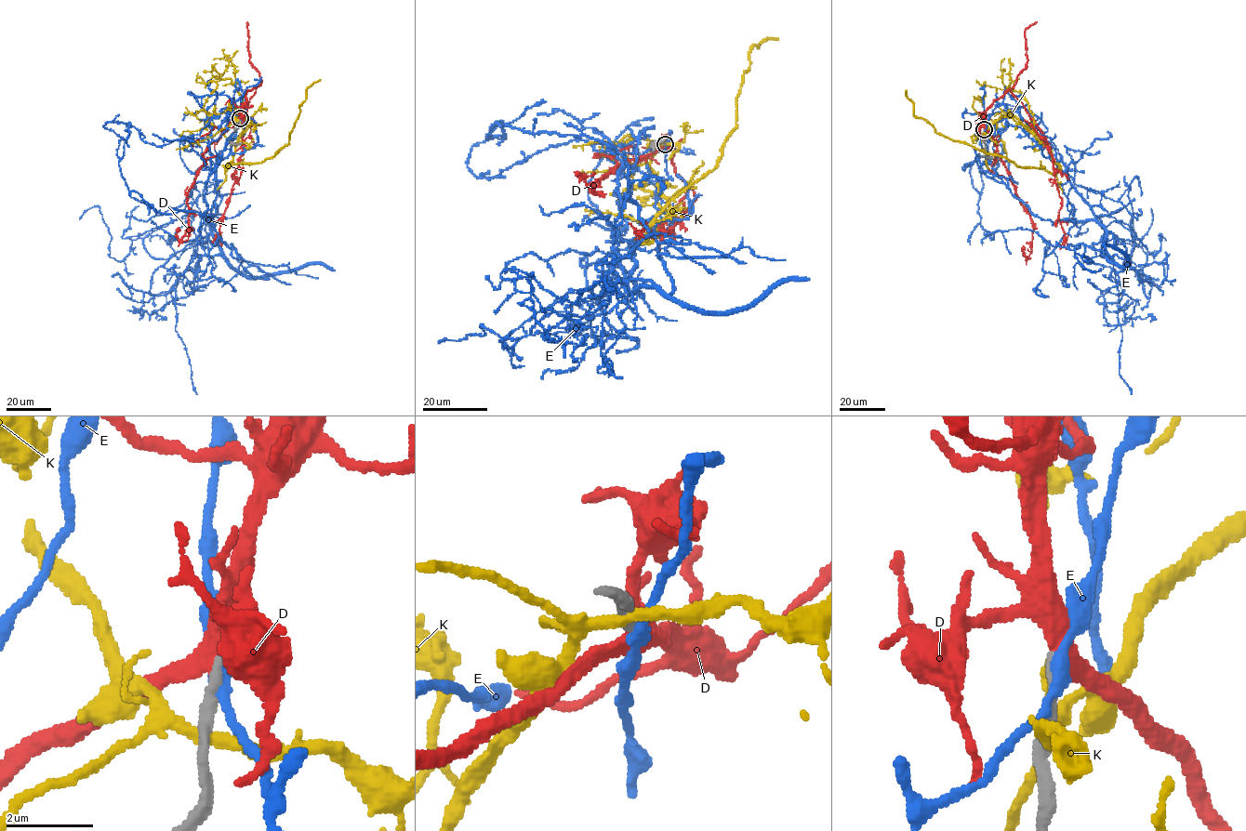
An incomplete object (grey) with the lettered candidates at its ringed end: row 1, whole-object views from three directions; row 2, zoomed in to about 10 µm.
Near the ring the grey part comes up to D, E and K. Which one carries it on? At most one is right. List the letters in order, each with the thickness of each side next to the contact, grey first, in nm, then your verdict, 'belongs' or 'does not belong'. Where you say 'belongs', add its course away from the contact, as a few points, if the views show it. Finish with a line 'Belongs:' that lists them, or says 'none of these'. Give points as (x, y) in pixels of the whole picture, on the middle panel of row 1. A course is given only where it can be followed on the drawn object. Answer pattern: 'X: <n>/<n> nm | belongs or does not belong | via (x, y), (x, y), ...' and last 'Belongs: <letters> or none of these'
D: 240/320 nm | belongs | via (665, 145), (690, 189), (669, 233), (654, 237), (646, 228), (639, 232), (643, 230)
E: 280/300 nm | does not belong
K: 260/280 nm | does not belong
Belongs: D

